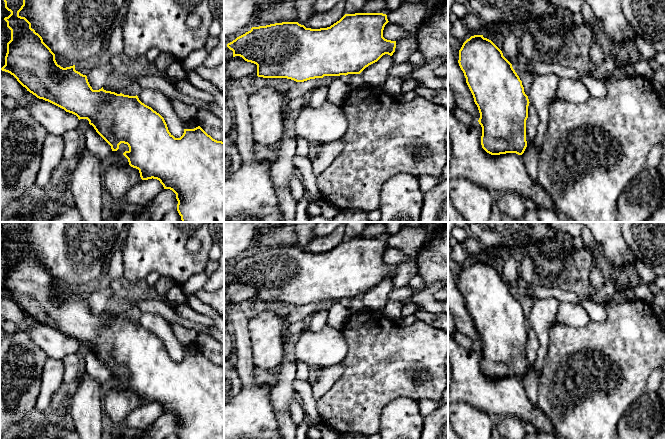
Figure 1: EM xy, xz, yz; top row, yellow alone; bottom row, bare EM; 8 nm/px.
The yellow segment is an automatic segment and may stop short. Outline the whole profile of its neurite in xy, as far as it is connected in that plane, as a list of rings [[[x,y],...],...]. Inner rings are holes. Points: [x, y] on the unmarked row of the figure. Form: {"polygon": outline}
{"polygon": [[[3,222],[5,232],[11,236],[4,244],[11,254],[11,264],[7,267],[5,289],[0,293],[13,299],[17,305],[30,317],[39,323],[48,325],[66,336],[72,337],[78,343],[87,343],[96,356],[117,375],[121,367],[127,368],[128,375],[123,379],[129,389],[139,394],[142,404],[157,403],[164,413],[170,413],[176,418],[179,439],[224,439],[224,366],[217,365],[208,359],[200,350],[194,353],[184,353],[180,362],[175,362],[168,354],[164,342],[151,331],[142,327],[138,320],[106,315],[103,311],[93,314],[87,300],[75,294],[75,289],[63,292],[57,288],[55,278],[43,266],[42,261],[31,252],[31,247],[19,239],[25,230],[25,222]]]}

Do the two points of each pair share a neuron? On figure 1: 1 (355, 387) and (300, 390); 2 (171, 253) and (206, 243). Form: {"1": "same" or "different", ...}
{"1": "different", "2": "same"}

